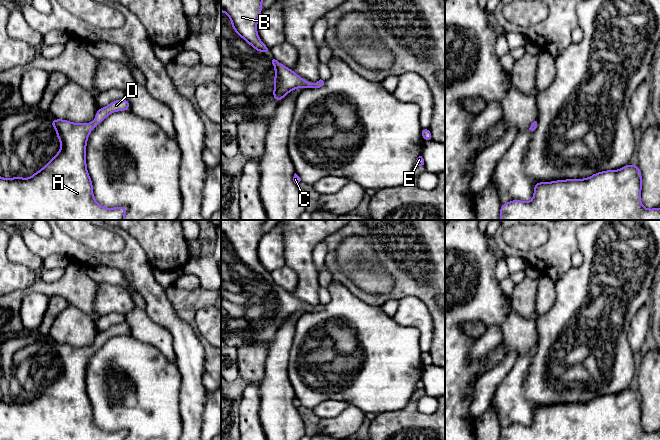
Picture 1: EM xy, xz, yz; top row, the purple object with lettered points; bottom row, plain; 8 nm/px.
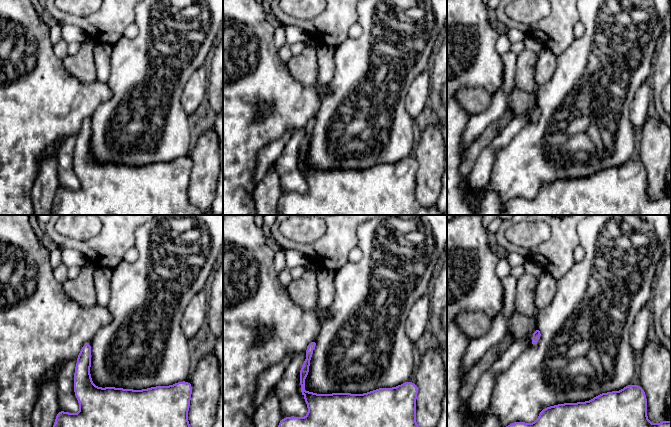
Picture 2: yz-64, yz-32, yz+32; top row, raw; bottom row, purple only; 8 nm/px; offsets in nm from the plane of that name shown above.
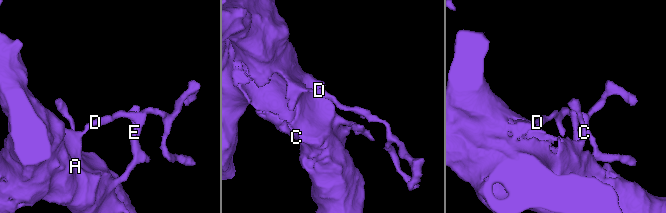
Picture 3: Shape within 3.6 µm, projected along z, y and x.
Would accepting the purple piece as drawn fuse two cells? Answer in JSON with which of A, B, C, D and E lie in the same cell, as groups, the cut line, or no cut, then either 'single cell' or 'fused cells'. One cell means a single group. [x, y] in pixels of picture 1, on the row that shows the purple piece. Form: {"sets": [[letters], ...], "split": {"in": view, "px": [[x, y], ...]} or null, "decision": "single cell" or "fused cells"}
{"sets": [["A", "B", "C", "D", "E"]], "split": null, "decision": "single cell"}

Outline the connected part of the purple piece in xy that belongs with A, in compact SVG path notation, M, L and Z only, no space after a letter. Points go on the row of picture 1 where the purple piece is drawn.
M123 98L98 108L91 123L52 119L49 124L57 133L60 151L30 178L15 176L6 179L0 176L0 220L124 220L126 206L106 208L95 200L87 171L86 146L89 133L111 113L129 110L130 103Z

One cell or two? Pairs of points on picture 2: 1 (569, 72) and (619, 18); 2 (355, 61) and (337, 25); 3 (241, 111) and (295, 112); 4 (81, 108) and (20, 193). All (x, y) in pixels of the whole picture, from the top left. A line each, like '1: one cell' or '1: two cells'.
1: one cell
2: two cells
3: one cell
4: one cell

